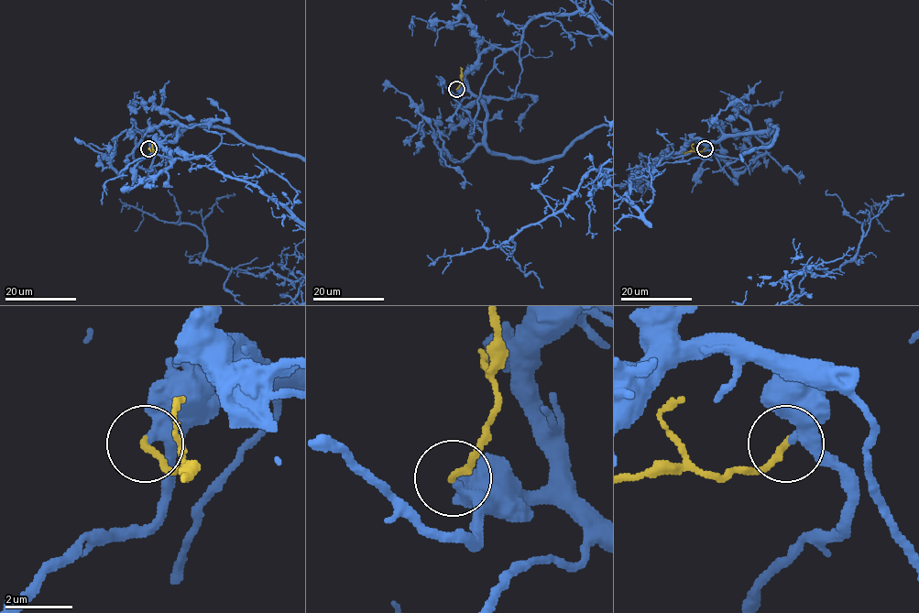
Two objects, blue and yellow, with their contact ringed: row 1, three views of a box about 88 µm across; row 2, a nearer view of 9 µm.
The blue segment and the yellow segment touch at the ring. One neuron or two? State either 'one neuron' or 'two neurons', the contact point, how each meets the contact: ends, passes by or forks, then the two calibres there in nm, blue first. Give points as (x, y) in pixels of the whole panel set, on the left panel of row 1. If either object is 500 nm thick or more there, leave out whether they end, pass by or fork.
two neurons; place (148, 148); blue ends; yellow ends; calibres 340 and 200 nm

